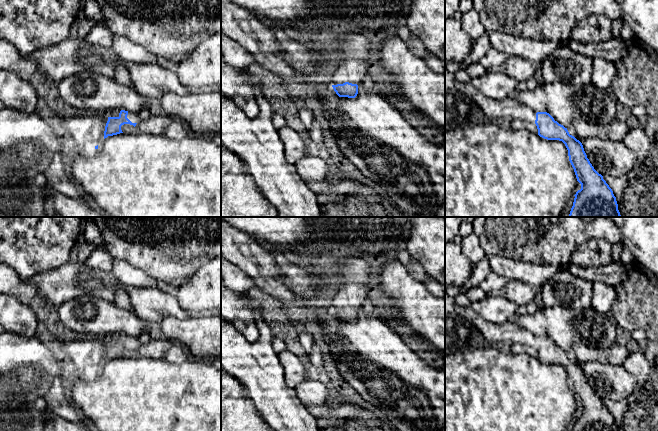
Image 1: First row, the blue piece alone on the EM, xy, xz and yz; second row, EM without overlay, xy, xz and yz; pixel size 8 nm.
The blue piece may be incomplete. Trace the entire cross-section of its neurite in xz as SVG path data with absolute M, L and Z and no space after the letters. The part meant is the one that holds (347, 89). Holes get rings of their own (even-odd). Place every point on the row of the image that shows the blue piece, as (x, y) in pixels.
M360 33L341 34L330 43L339 55L339 62L328 80L339 97L355 98L358 85L364 82L370 65L375 62L375 48Z

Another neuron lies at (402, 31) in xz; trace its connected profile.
M402 21L396 28L396 35L402 39L406 44L408 44L410 31L404 21Z

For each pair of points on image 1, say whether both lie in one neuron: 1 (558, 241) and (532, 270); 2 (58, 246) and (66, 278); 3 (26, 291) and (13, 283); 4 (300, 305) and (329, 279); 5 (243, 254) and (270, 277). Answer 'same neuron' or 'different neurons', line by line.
1: different neurons
2: different neurons
3: same neuron
4: different neurons
5: same neuron

